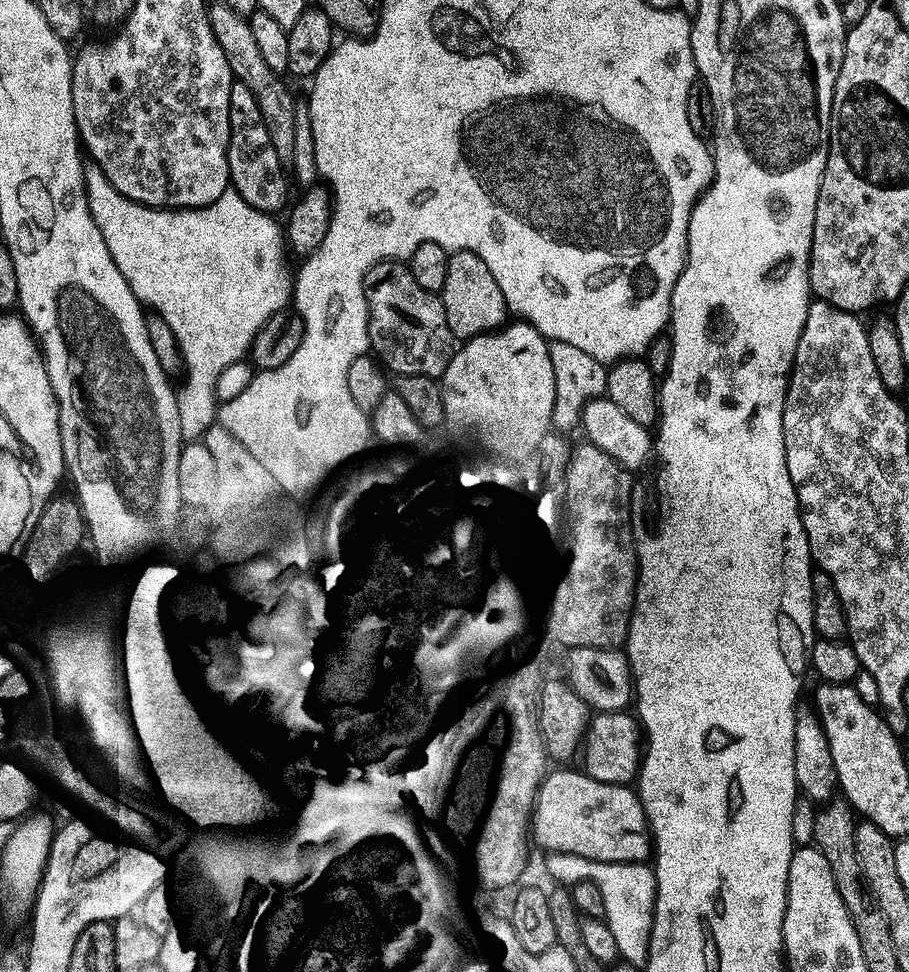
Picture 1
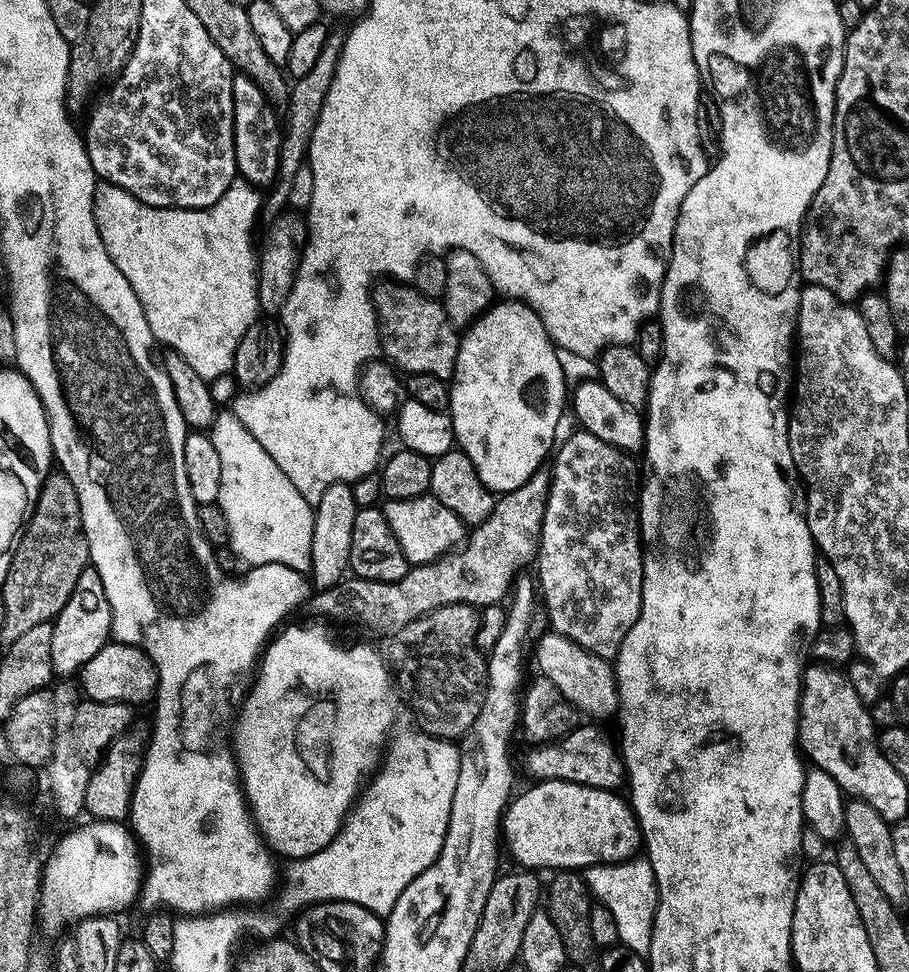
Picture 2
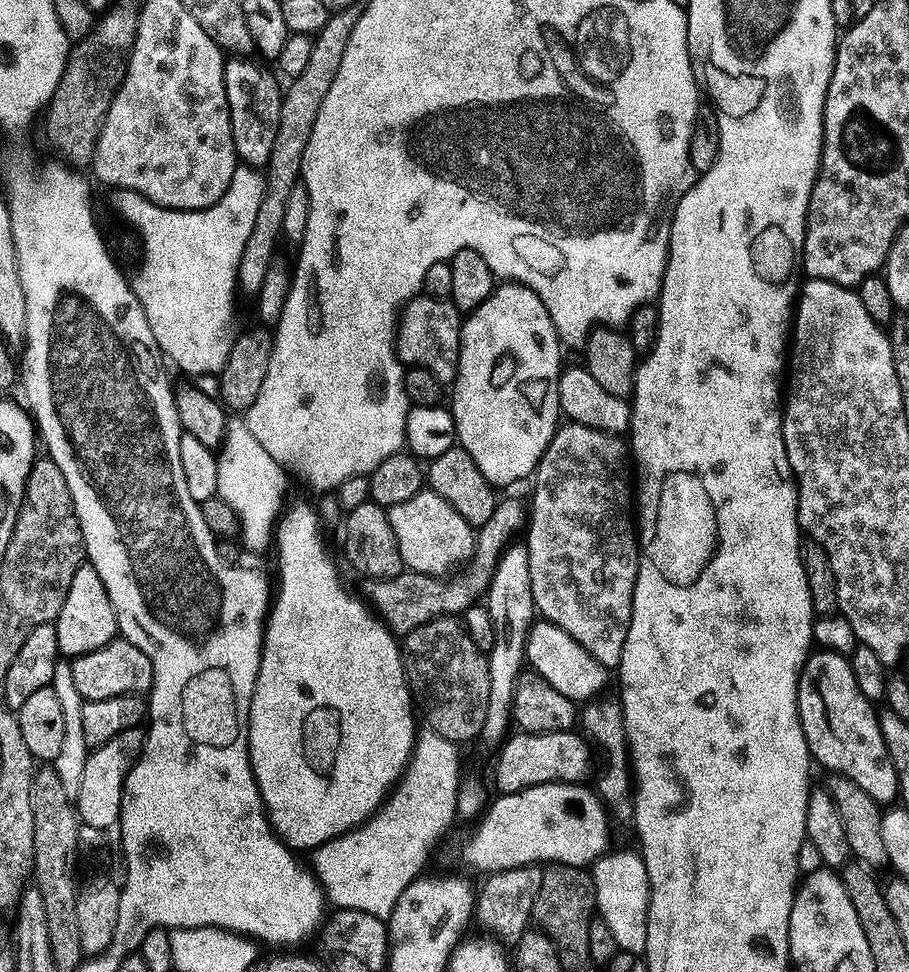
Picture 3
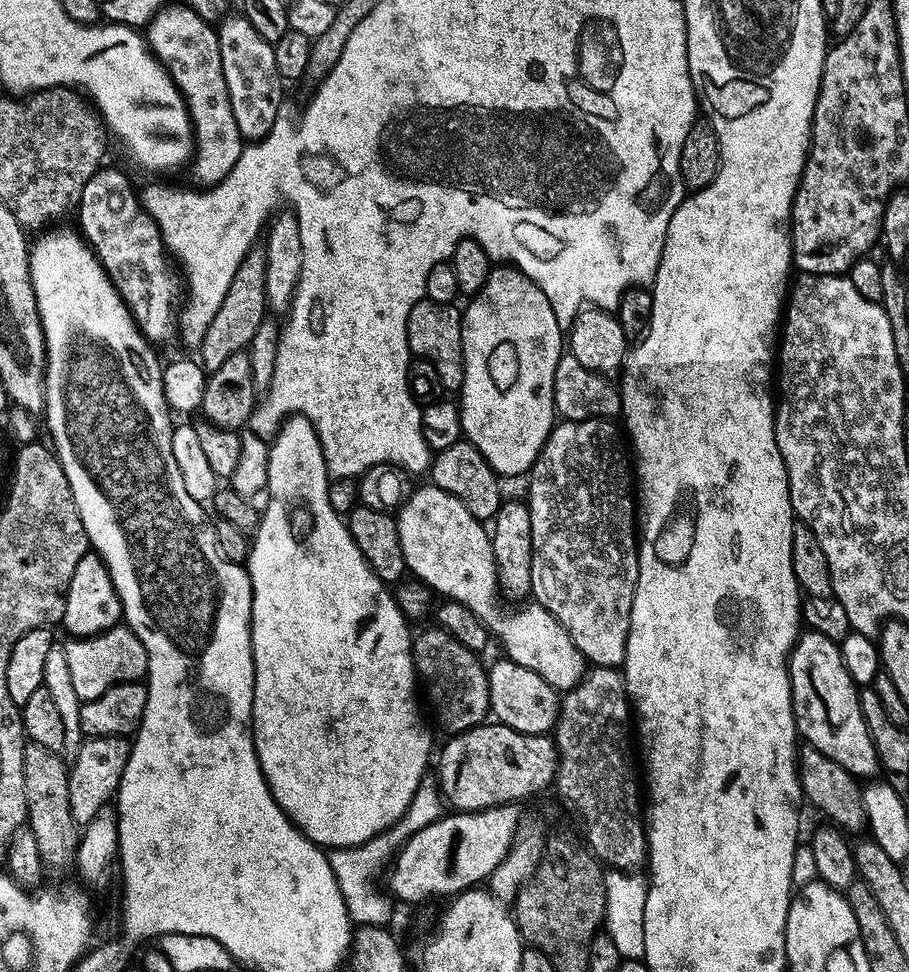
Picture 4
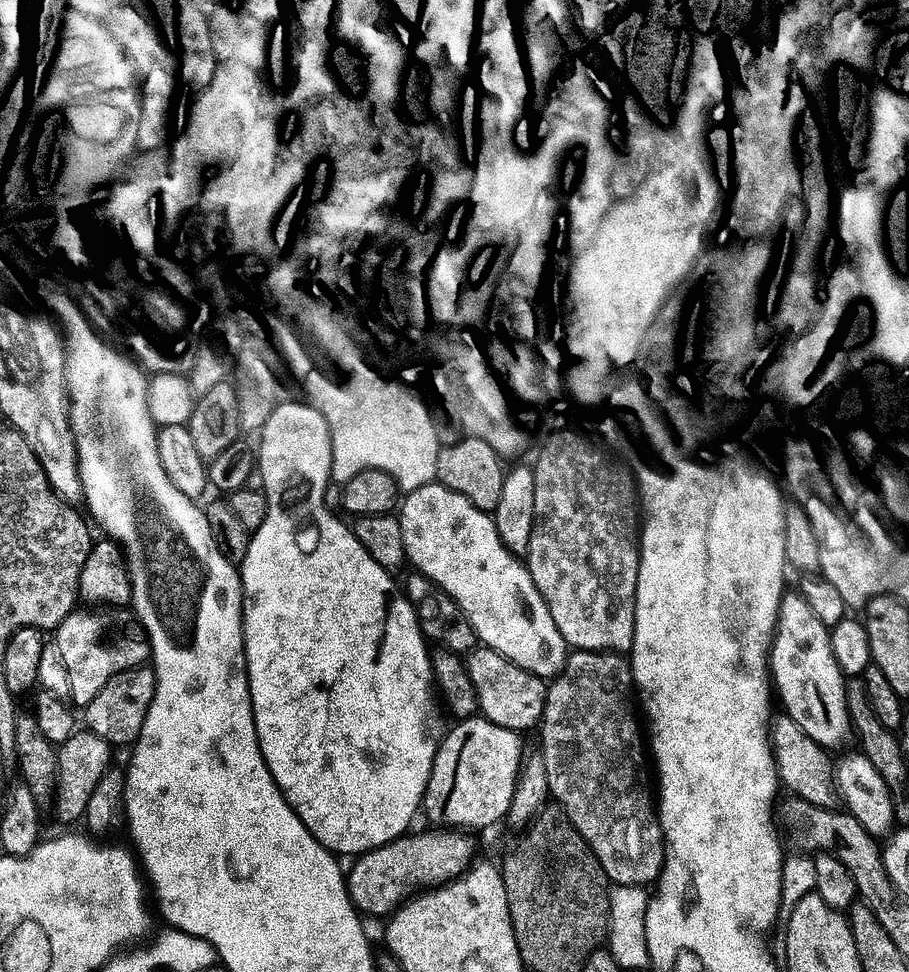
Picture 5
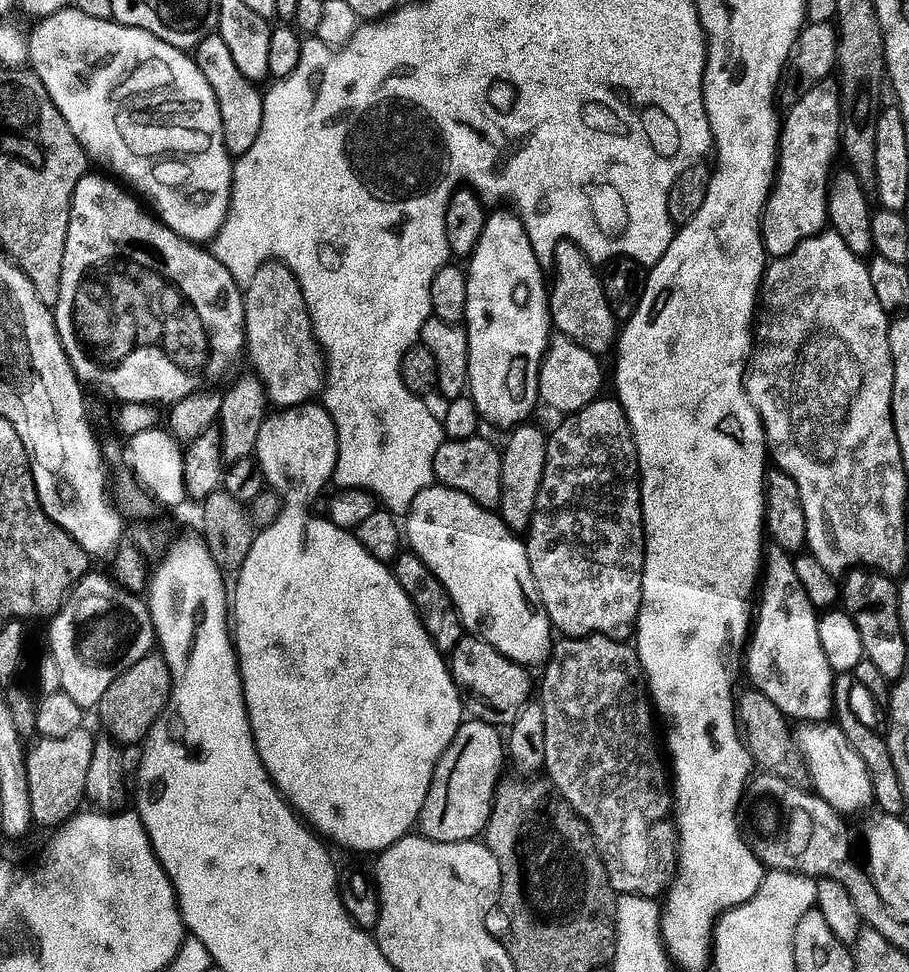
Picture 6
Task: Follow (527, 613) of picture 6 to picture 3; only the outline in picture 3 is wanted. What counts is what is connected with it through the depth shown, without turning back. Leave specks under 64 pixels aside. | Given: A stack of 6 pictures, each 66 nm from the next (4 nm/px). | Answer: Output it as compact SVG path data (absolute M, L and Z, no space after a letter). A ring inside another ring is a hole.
M423 490L408 502L392 506L388 517L394 526L394 534L398 534L404 567L409 572L448 578L475 557L477 529L468 525L466 518L462 518L450 502L438 498L438 494L430 490ZM540 622L533 627L528 635L526 660L535 675L550 682L558 694L566 694L566 698L574 702L591 702L607 693L604 691L608 688L609 669L604 668L602 662L596 661L587 650L578 646L578 642L574 642L574 638L570 638L570 634L566 634L566 630L558 626Z

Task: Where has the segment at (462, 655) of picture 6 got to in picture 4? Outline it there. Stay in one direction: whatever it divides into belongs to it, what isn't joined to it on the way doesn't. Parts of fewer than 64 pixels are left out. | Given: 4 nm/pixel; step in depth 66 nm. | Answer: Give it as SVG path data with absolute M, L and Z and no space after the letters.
M501 658L496 665L488 668L488 689L495 723L504 724L510 730L527 736L555 733L562 696L554 686L550 686L550 682L546 682L546 678L542 678L542 674L534 674L534 670L526 670L526 666Z

